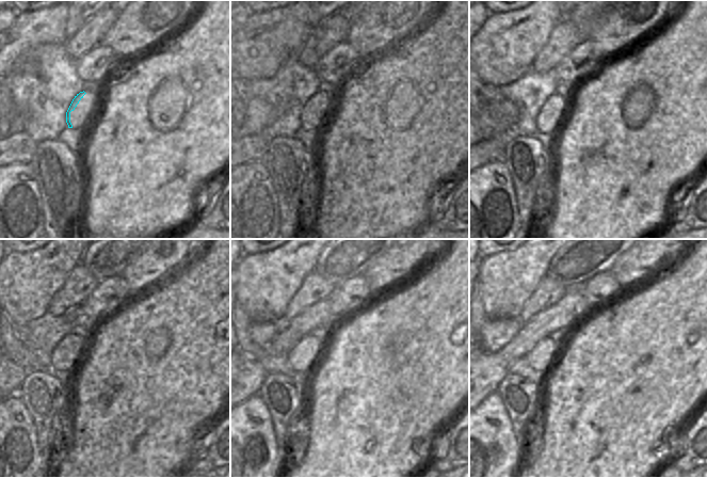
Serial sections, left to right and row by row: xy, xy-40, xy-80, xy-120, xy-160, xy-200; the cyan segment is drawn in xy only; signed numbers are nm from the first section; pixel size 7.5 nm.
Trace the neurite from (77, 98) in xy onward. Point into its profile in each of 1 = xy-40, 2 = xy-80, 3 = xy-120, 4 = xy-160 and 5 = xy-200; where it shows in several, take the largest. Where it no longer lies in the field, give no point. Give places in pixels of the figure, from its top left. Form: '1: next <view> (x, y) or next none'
1: next xy-40 (310, 104)
2: next xy-80 (542, 120)
3: next xy-120 (60, 357)
4: next xy-160 (299, 357)
5: next xy-200 (539, 357)

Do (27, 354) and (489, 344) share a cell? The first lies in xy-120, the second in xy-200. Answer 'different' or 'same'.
different

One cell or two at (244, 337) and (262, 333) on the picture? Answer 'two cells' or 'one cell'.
two cells

